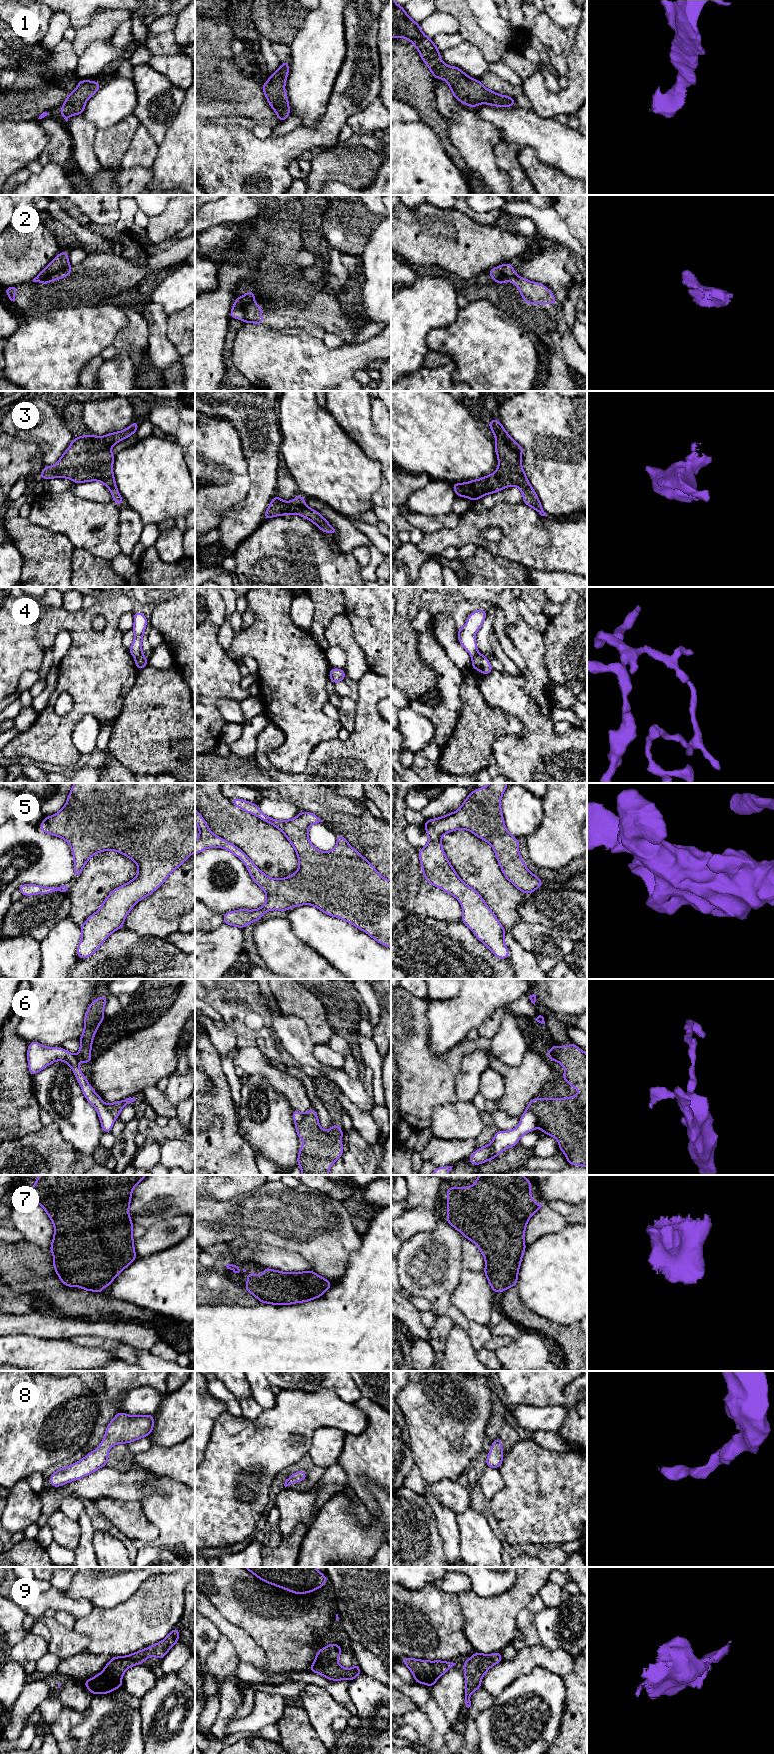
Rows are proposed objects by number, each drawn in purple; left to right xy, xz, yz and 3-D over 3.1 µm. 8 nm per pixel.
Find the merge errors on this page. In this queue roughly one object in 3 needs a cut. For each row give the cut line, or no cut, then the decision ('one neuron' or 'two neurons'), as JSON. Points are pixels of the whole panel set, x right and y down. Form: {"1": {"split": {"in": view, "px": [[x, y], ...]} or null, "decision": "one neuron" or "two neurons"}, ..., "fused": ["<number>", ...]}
{"1": {"split": null, "decision": "one neuron"}, "2": {"split": {"in": "xy", "px": [[69, 264], [38, 281]]}, "decision": "two neurons"}, "3": {"split": null, "decision": "one neuron"}, "4": {"split": {"in": "xy", "px": [[141, 653], [135, 658]]}, "decision": "two neurons"}, "5": {"split": null, "decision": "one neuron"}, "6": {"split": {"in": "yz", "px": [[526, 1109], [535, 1116], [538, 1125]]}, "decision": "two neurons"}, "7": {"split": null, "decision": "one neuron"}, "8": {"split": null, "decision": "one neuron"}, "9": {"split": null, "decision": "one neuron"}, "fused": ["2", "4", "6"]}

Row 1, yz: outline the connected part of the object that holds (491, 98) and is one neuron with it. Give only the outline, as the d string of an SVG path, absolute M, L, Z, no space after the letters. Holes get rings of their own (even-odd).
M391 0L391 38L408 39L417 48L422 61L430 69L433 78L445 80L451 89L453 97L466 104L469 108L477 107L481 103L497 107L512 107L516 105L514 98L487 89L480 80L473 79L456 66L445 65L441 59L440 50L435 46L433 39L428 38L420 29L420 23L413 21L407 15L404 7L397 5L394 0Z

